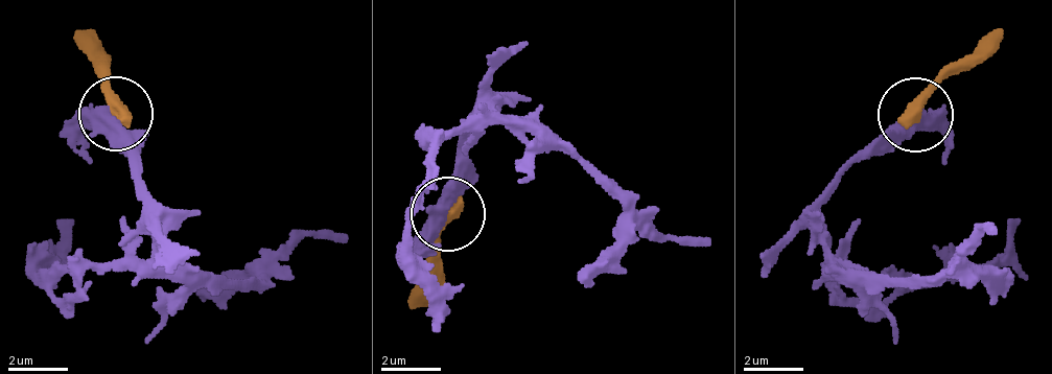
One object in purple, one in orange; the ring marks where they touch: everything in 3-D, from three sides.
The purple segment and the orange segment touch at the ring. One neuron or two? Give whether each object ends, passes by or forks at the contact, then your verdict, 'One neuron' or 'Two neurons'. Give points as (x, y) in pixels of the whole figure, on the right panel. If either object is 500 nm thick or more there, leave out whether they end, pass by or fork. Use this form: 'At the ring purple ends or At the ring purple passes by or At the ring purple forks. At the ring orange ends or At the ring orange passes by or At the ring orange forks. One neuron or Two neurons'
Two neurons

